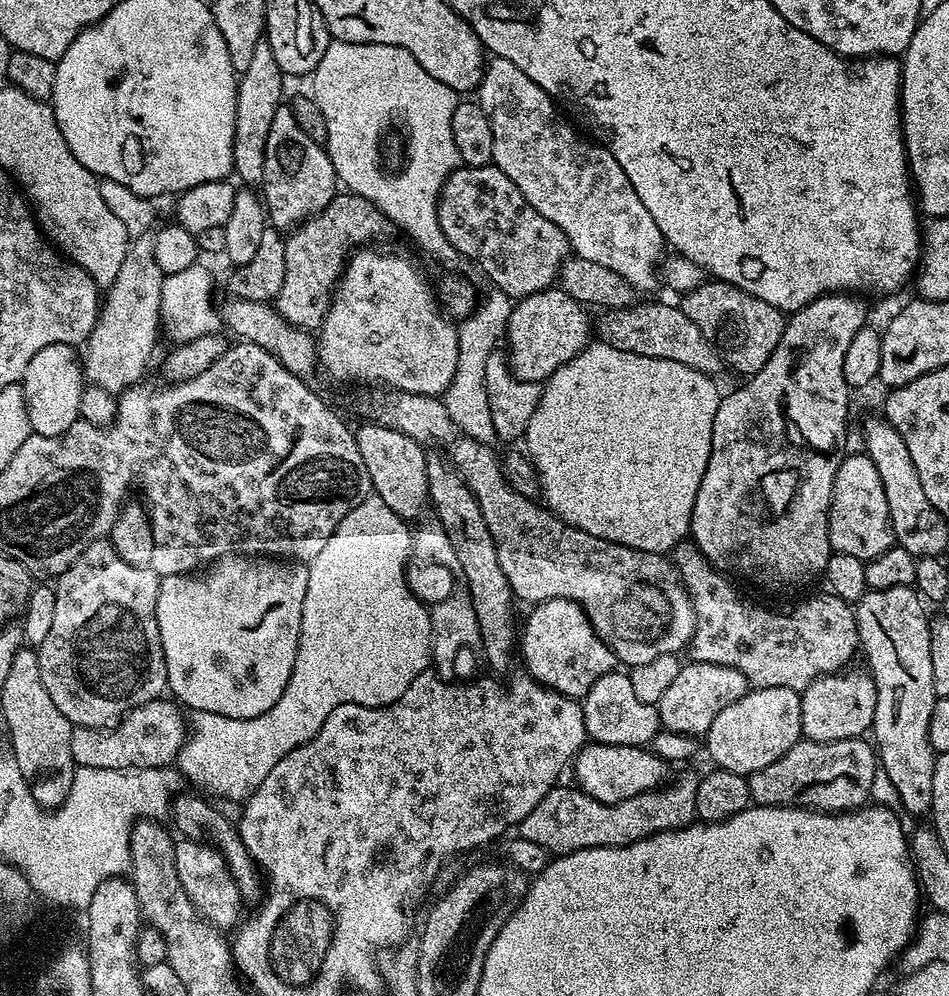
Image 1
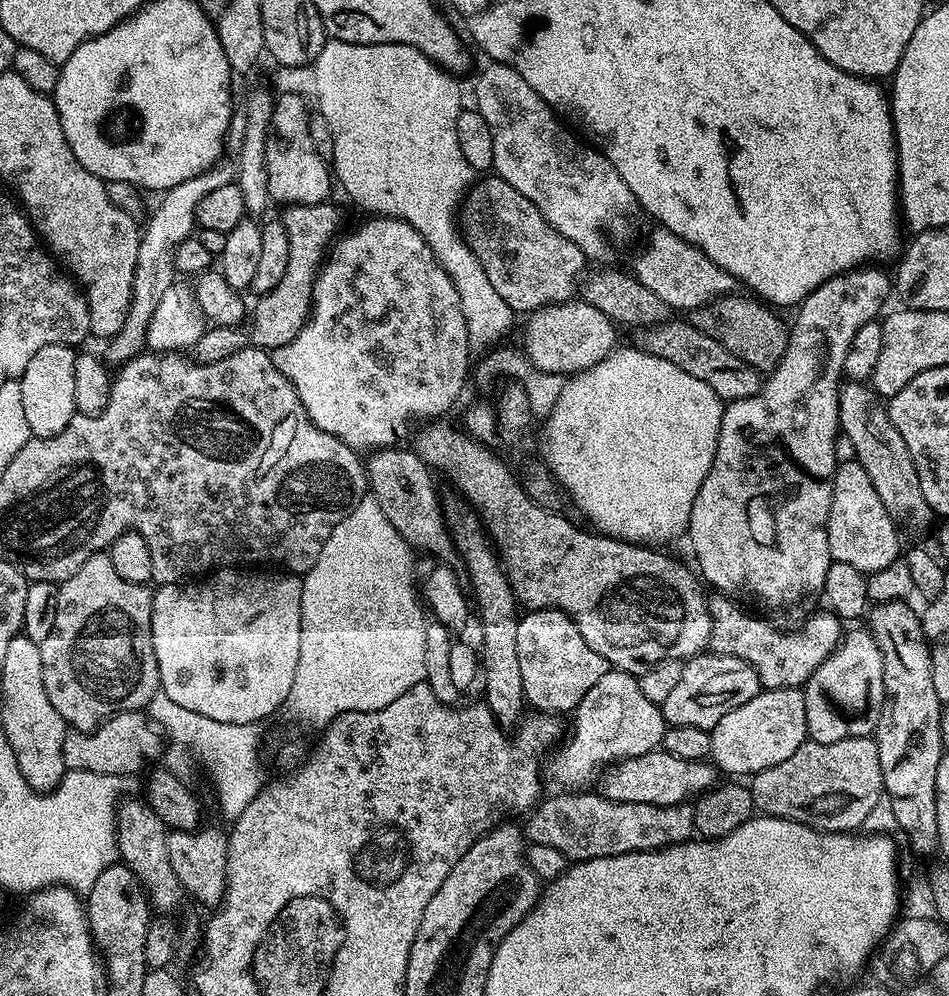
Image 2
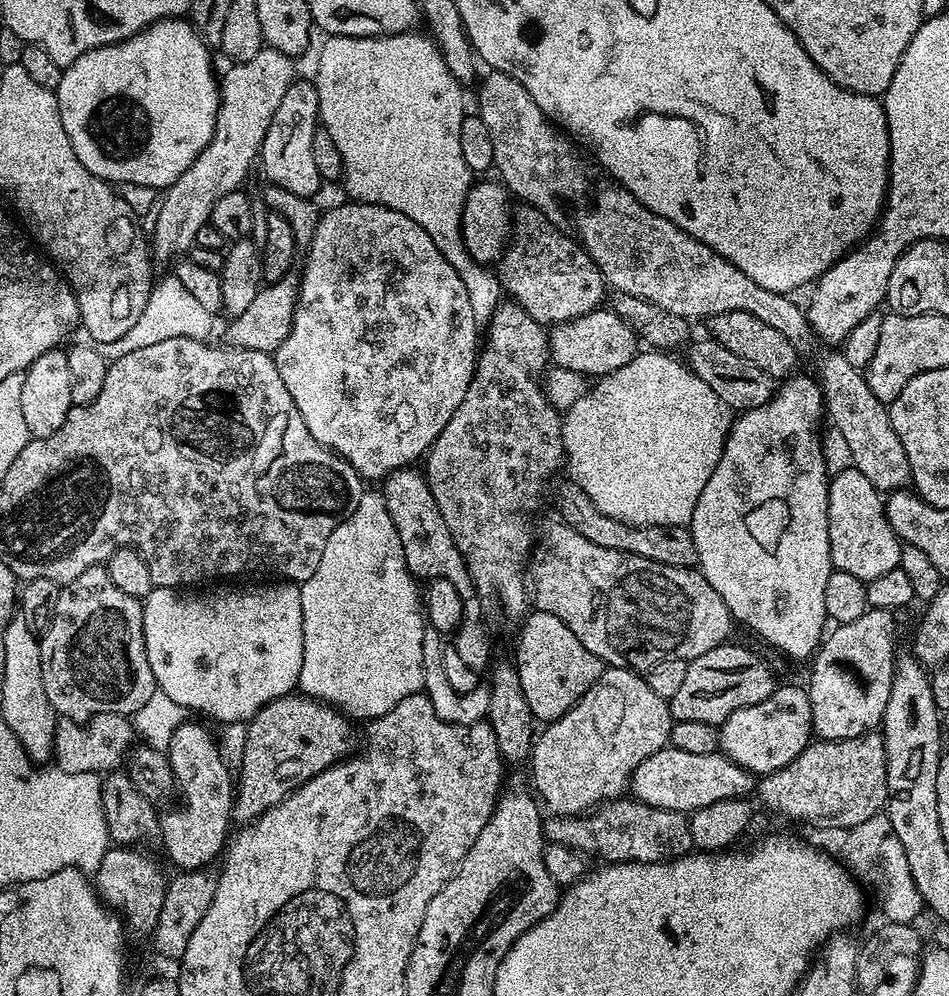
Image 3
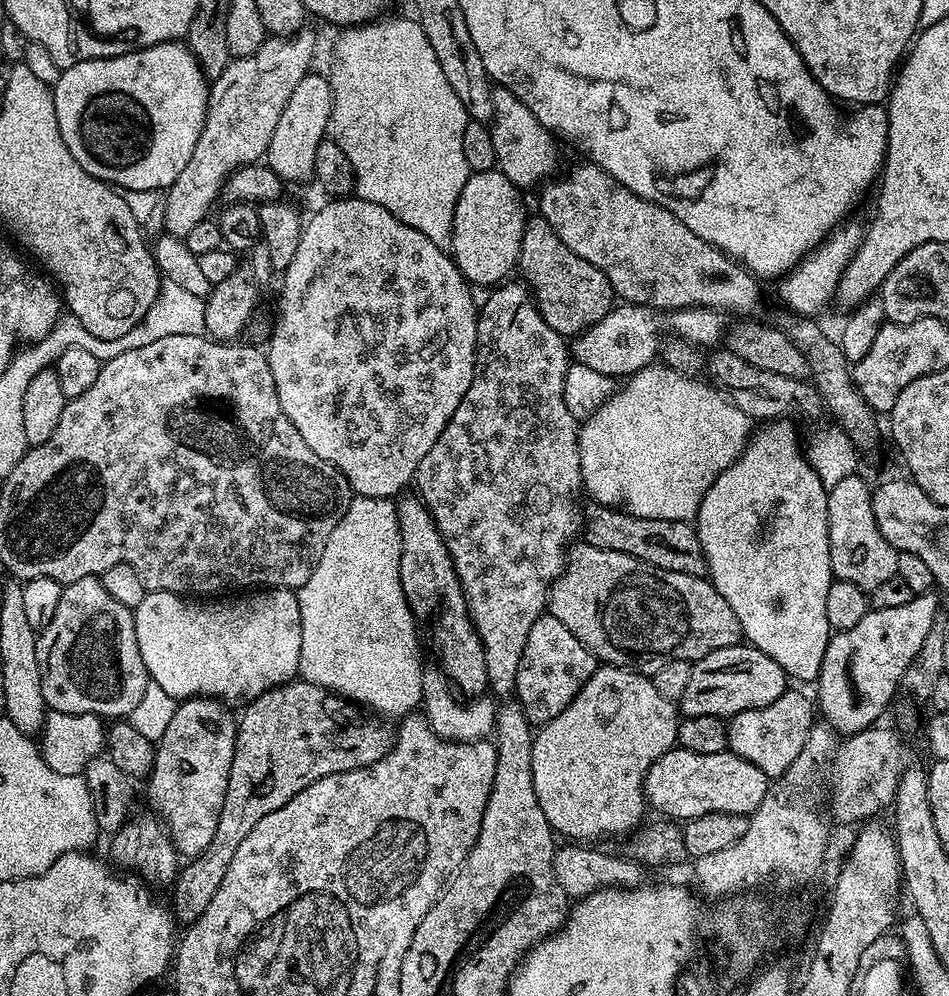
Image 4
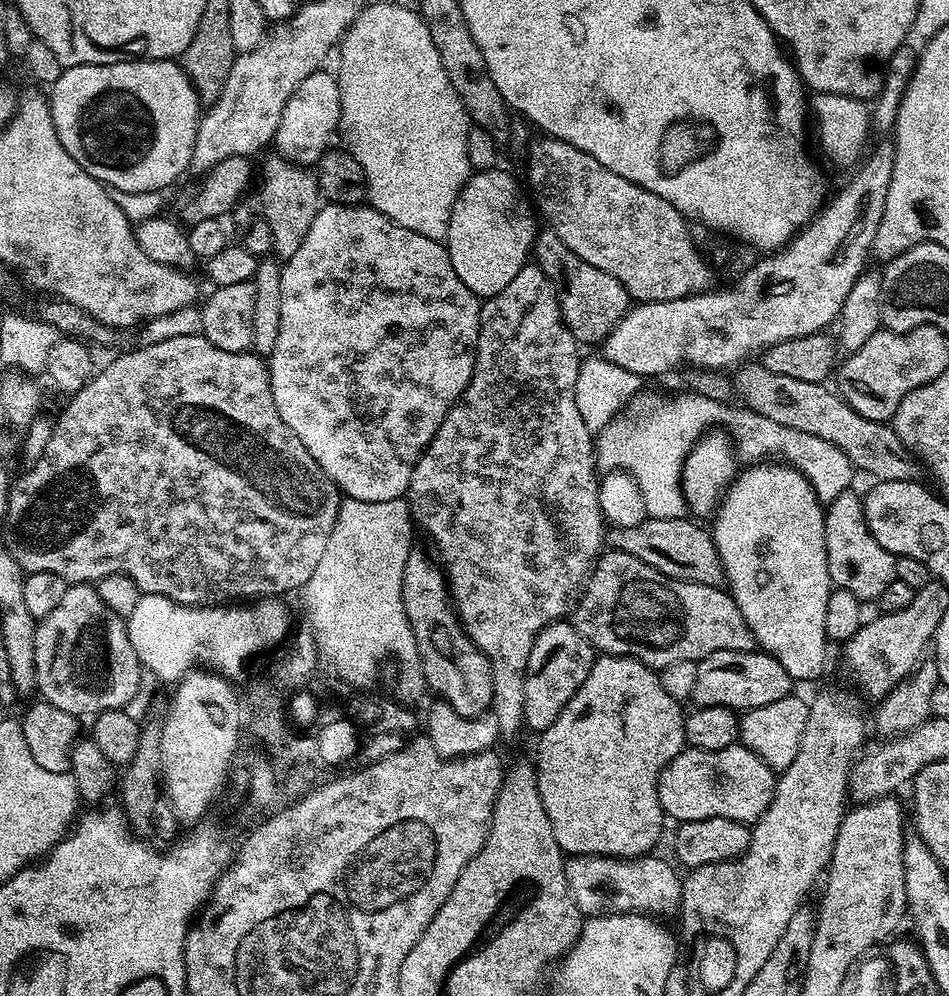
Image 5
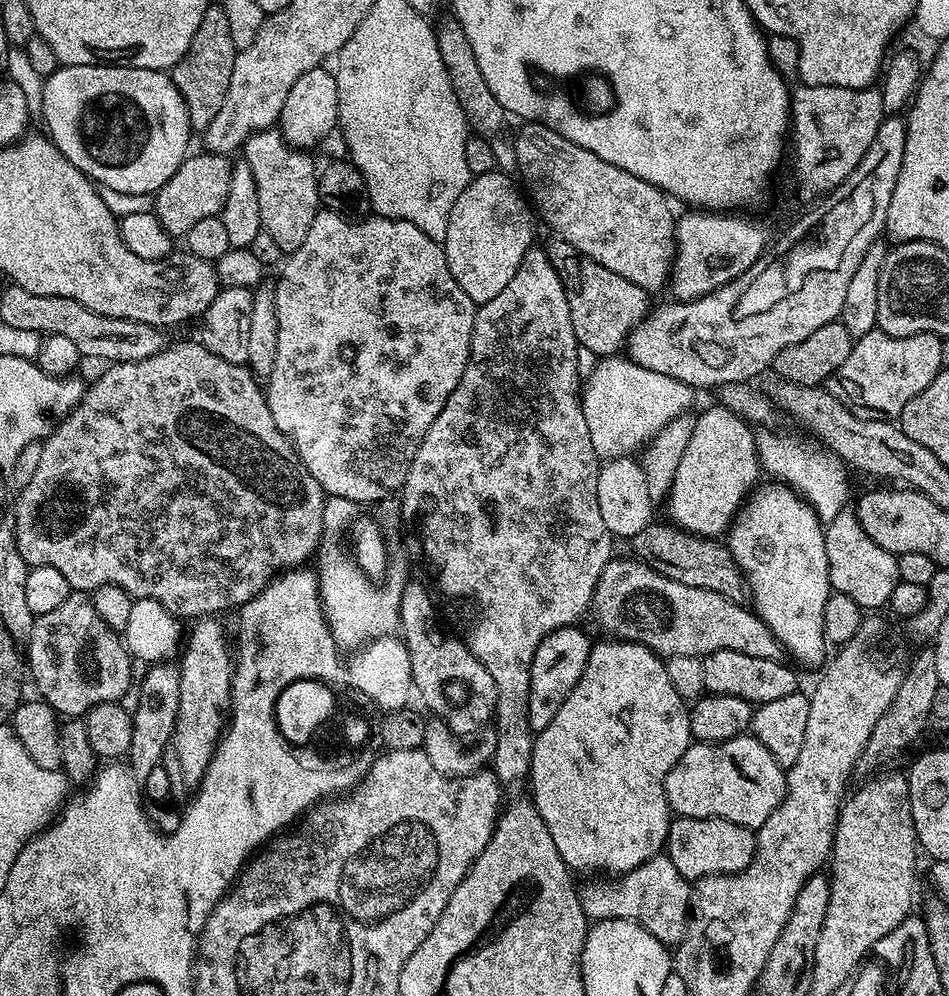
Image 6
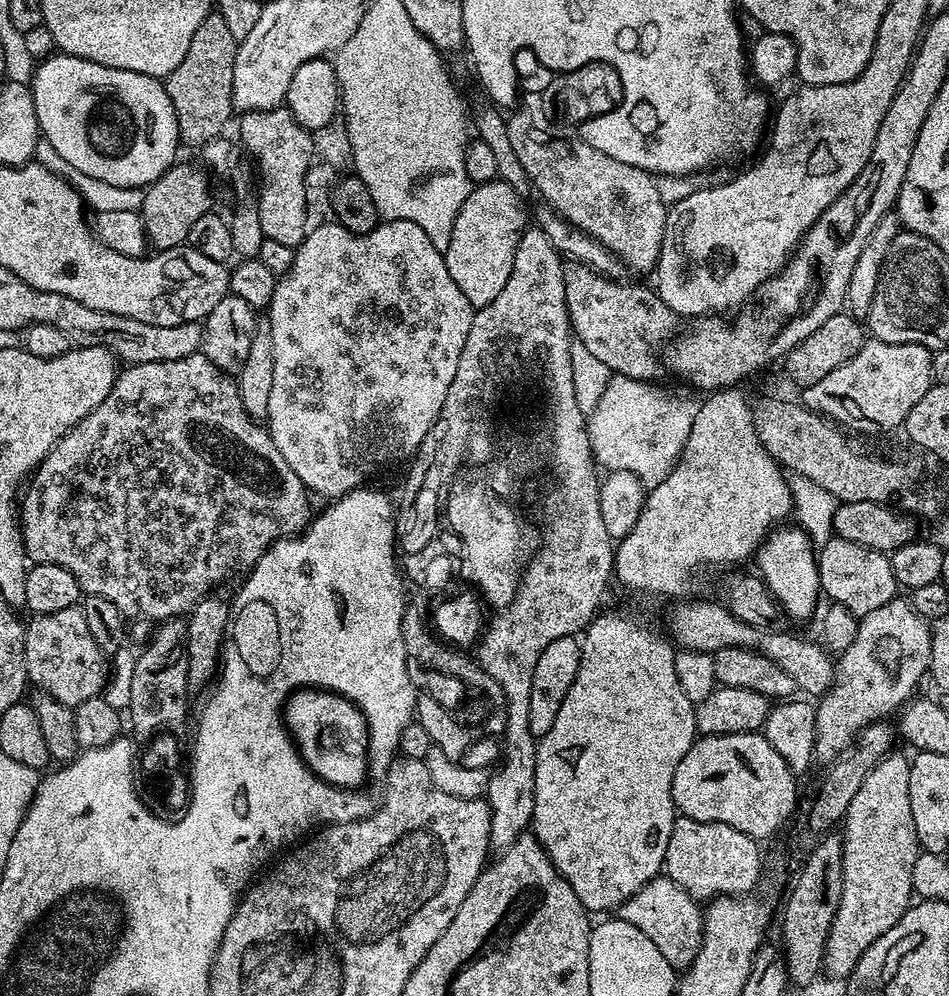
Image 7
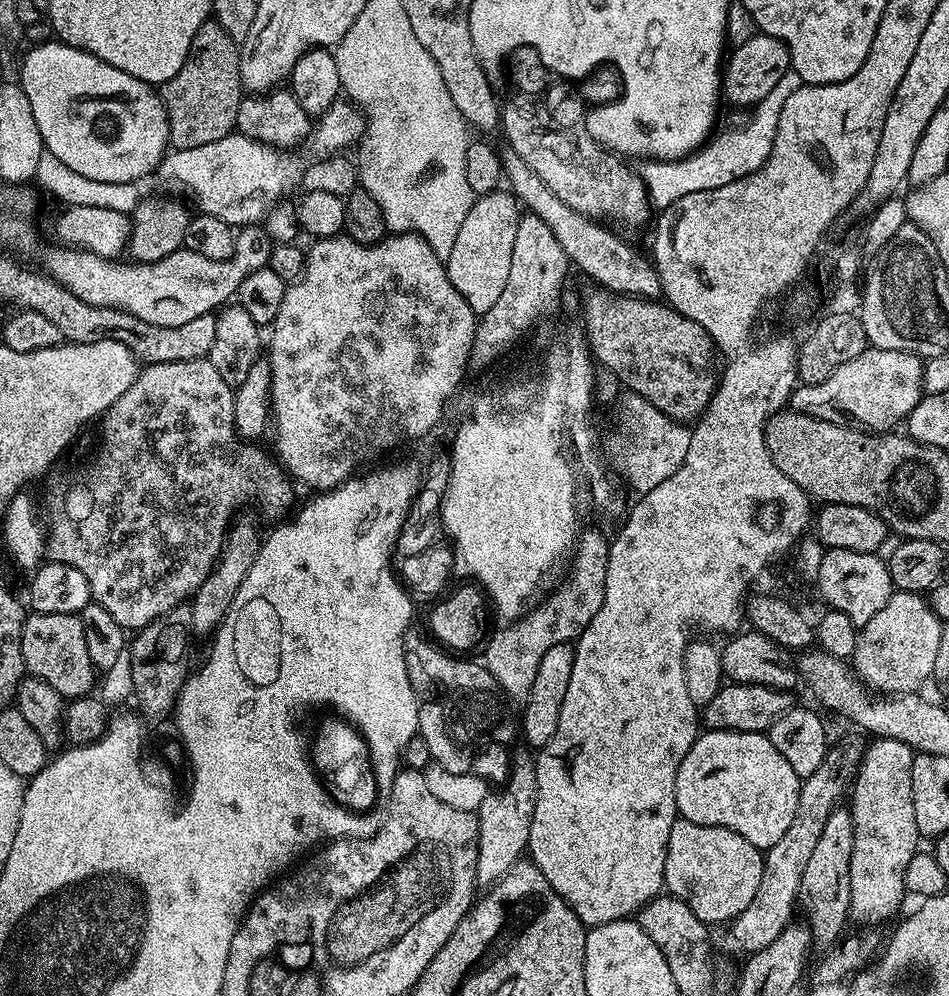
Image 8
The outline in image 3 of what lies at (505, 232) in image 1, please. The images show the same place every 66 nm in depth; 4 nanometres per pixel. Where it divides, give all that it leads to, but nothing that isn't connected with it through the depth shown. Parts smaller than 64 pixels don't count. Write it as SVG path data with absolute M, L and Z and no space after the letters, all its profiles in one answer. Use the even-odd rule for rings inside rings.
M539 208L515 209L508 247L498 261L498 275L503 295L522 306L534 322L555 326L582 318L601 307L606 293L604 275L588 257L584 245L552 225L553 217Z

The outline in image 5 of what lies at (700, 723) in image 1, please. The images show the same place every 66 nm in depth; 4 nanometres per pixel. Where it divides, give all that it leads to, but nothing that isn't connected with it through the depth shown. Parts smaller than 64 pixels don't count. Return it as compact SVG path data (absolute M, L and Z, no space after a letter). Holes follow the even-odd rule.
M718 650L718 654L710 654L698 663L698 682L694 682L693 705L726 706L737 710L747 710L758 706L767 706L770 702L778 702L778 698L793 695L794 682L782 662L769 656L763 650L739 652L738 650Z

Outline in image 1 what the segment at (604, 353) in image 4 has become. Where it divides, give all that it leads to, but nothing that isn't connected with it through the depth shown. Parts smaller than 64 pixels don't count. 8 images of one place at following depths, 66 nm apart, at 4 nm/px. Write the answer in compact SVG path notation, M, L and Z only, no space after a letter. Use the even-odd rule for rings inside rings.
M558 286L530 294L515 301L506 333L506 355L510 371L519 380L540 384L547 381L566 362L570 362L583 348L589 347L594 324L588 321L589 309Z

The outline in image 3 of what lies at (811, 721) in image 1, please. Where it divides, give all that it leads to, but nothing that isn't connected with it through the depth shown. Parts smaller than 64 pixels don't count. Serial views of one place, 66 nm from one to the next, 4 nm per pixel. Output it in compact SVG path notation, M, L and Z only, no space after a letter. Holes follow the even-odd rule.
M869 608L862 618L837 624L825 635L806 681L812 730L821 741L858 738L881 727L898 659L892 641L896 619L891 612Z

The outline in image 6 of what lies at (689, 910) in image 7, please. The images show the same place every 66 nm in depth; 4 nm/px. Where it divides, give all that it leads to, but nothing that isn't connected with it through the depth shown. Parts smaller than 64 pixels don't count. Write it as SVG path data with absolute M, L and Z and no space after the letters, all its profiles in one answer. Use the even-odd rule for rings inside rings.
M667 854L650 858L642 866L617 875L615 878L596 878L593 880L596 880L593 884L579 889L580 905L589 921L629 920L642 926L650 934L654 934L654 938L658 938L658 942L669 946L679 944L688 933L688 903L692 897L692 884L686 878L682 878L682 874L678 874L678 866L674 866L674 862L670 862Z

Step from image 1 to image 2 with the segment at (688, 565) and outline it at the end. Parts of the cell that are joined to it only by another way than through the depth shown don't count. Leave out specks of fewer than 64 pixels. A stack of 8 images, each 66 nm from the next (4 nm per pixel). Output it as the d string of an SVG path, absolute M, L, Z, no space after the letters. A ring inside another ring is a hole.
M723 595L711 597L712 638L711 651L720 656L742 658L742 662L750 662L758 674L761 685L769 688L803 689L809 678L826 662L826 658L836 649L842 639L842 622L827 610L813 611L799 625L800 632L783 632L748 612L743 612L737 601Z

